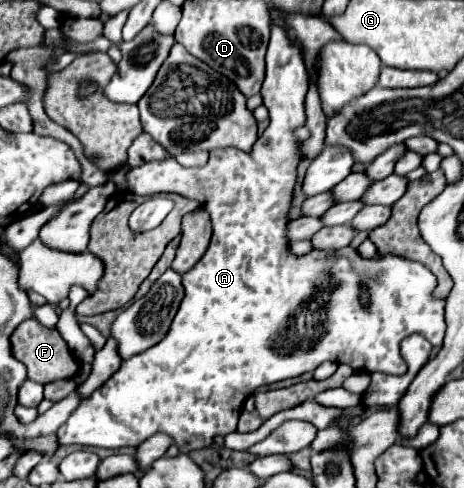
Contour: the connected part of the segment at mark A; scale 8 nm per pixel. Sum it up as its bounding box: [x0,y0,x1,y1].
[56,25,446,453]

